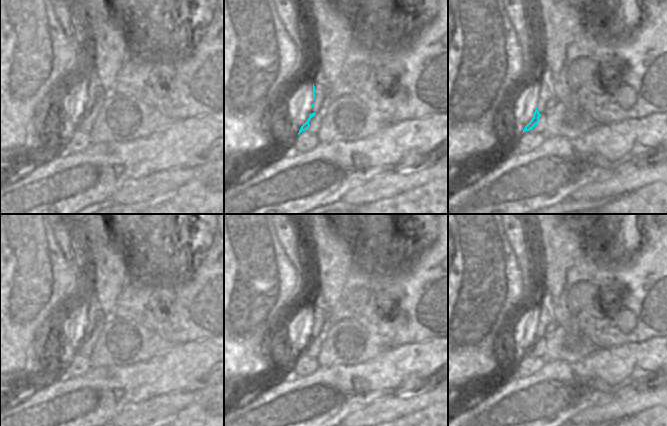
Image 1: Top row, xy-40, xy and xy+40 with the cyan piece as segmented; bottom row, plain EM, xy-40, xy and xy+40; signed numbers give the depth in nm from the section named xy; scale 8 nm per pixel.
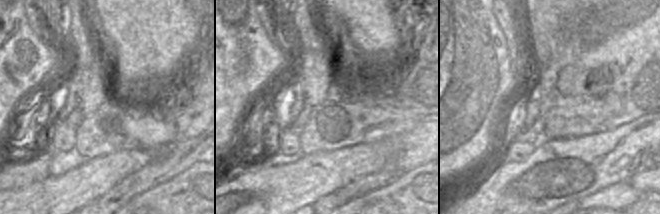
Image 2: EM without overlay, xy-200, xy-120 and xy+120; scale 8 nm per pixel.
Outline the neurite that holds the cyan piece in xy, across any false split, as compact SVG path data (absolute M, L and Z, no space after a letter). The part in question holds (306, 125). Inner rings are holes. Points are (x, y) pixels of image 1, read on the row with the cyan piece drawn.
M312 81L300 82L285 98L285 118L289 126L289 134L294 137L308 130L310 120L316 115L312 113L315 99L315 86Z

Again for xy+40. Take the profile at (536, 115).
M532 81L516 92L511 102L511 126L514 138L530 131L539 122L541 114L536 107L540 89L539 81Z

